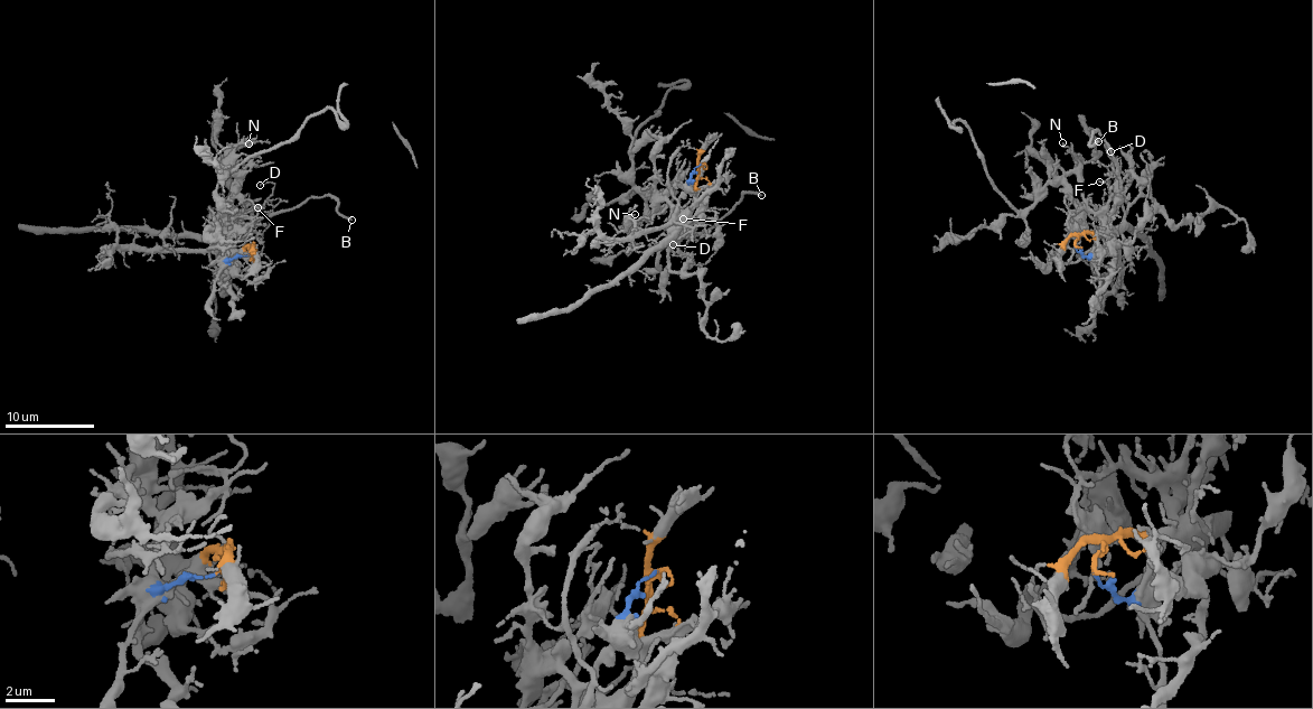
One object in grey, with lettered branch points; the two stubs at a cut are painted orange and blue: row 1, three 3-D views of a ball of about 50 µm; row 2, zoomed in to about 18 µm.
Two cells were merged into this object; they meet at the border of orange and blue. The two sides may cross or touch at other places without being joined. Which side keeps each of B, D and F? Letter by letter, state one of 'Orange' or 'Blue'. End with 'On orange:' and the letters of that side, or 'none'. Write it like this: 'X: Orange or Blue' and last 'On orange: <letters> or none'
B: Orange
D: Orange
F: Orange
On orange: B, D, F

